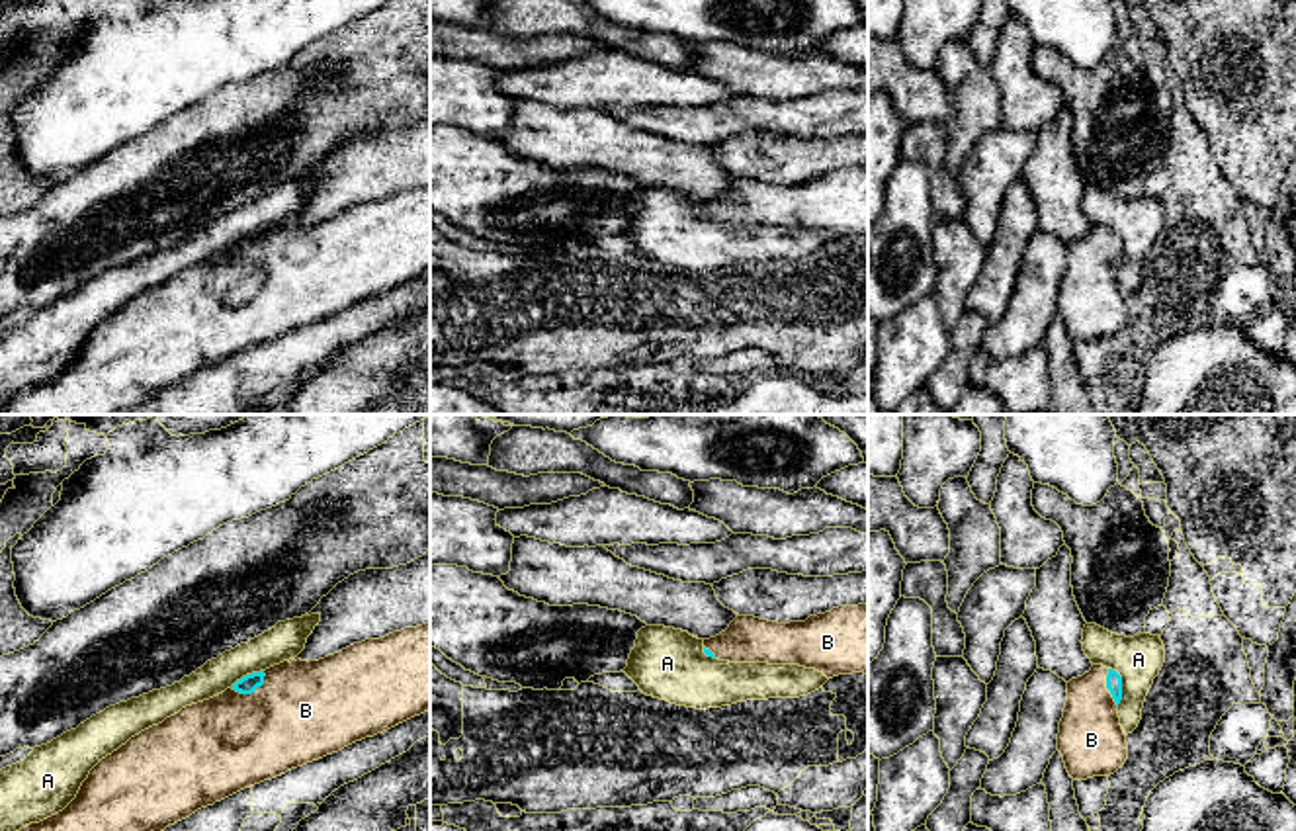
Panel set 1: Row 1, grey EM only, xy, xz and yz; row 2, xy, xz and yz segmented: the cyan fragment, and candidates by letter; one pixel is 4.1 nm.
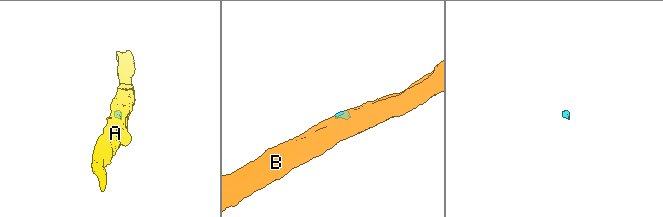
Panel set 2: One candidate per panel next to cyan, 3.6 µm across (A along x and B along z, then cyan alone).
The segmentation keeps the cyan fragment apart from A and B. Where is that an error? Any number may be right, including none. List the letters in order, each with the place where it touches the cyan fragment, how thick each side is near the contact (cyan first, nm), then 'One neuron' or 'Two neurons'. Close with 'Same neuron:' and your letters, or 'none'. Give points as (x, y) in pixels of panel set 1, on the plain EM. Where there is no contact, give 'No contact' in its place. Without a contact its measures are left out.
A: Touches cyan at yz (1121, 247). Thickness 60 nm (cyan) against 200 nm. Two neurons
B: Touches cyan at xy (251, 255). Thickness 80 nm (cyan) against 400 nm. One neuron
Same neuron: B

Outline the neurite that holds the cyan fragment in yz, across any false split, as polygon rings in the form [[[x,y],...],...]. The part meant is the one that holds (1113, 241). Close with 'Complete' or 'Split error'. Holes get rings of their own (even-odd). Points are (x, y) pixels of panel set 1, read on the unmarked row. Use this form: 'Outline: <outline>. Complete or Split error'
Outline: [[[1093,227],[1089,235],[1067,244],[1058,313],[1073,342],[1110,338],[1126,325],[1120,262],[1122,239],[1102,227]]]. Split error

